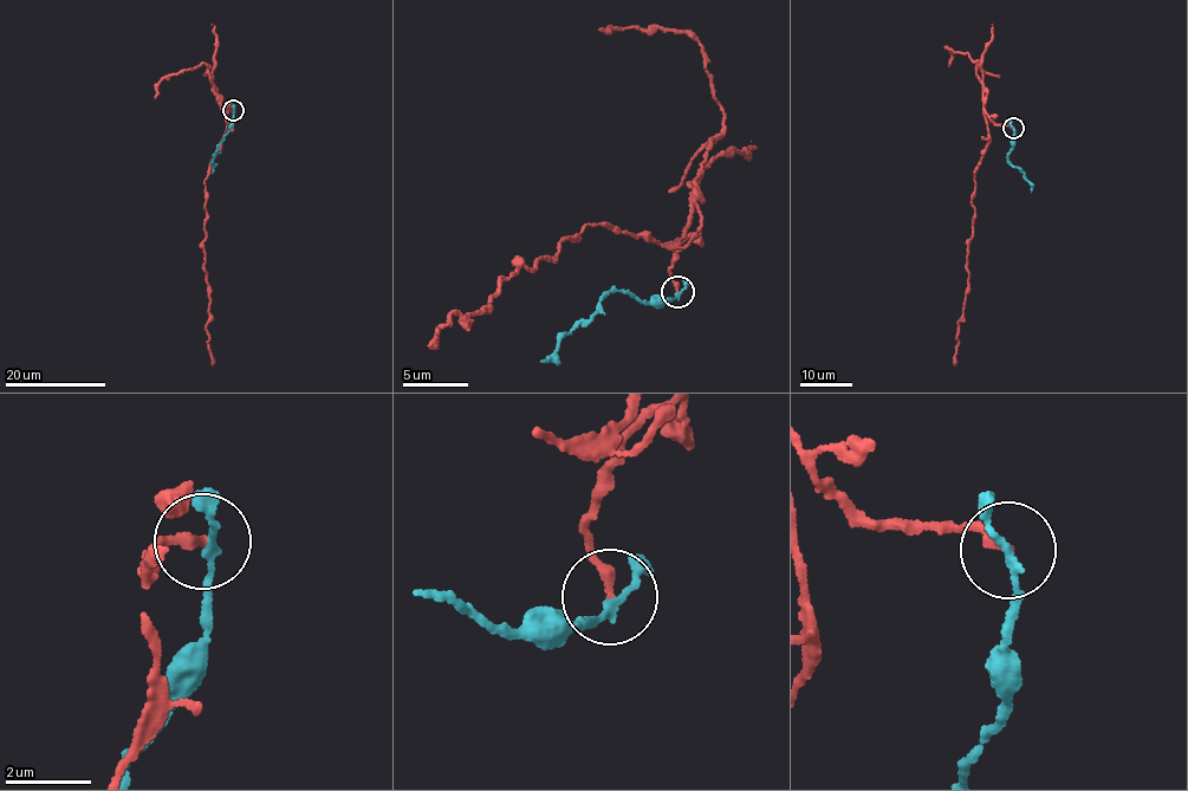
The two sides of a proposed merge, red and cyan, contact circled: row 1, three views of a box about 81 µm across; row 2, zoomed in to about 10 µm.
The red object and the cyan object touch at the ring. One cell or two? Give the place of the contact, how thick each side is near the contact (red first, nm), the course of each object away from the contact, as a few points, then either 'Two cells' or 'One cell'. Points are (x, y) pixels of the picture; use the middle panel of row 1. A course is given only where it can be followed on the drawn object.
Place: (677, 291). Thickness 240 nm (red) against 150 nm. Course of red: (679, 291), (672, 253), (699, 229), (694, 207), (666, 247), (588, 225), (428, 344). Course of cyan: (679, 291), (656, 305), (615, 290), (607, 293), (599, 309), (563, 337), (550, 357), (540, 362). Two cells

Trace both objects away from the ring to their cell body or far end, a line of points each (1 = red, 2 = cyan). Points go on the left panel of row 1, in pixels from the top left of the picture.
1: (233, 110), (225, 115), (228, 110), (222, 108), (226, 135), (205, 181), (205, 267), (212, 364)
2: (233, 110), (232, 128), (213, 157), (212, 173)

